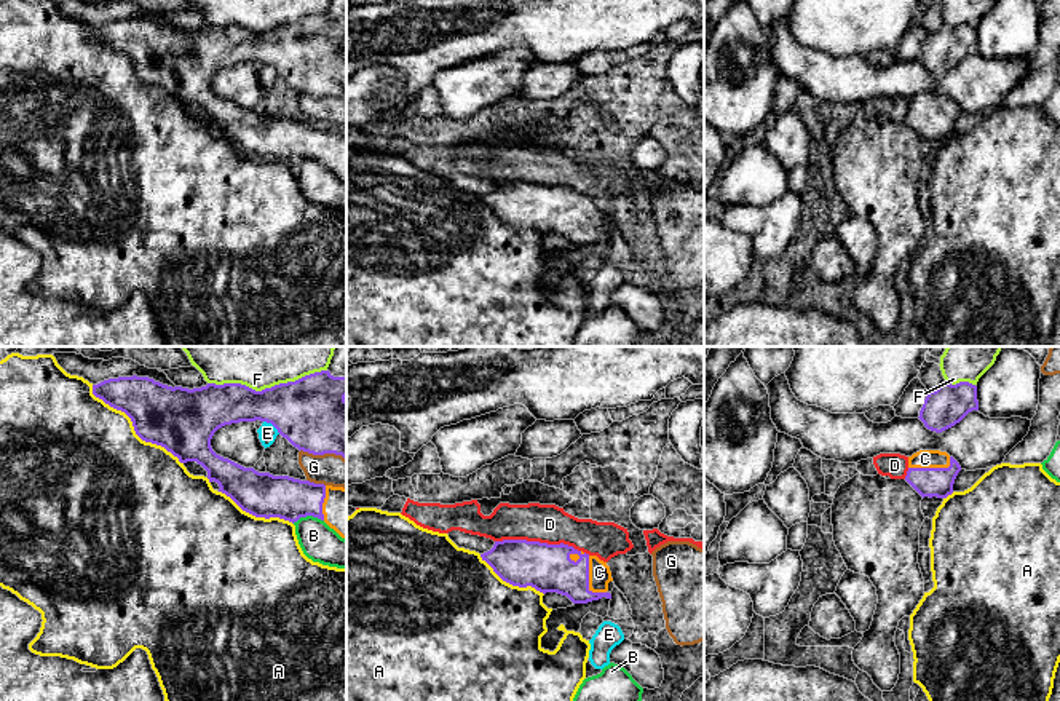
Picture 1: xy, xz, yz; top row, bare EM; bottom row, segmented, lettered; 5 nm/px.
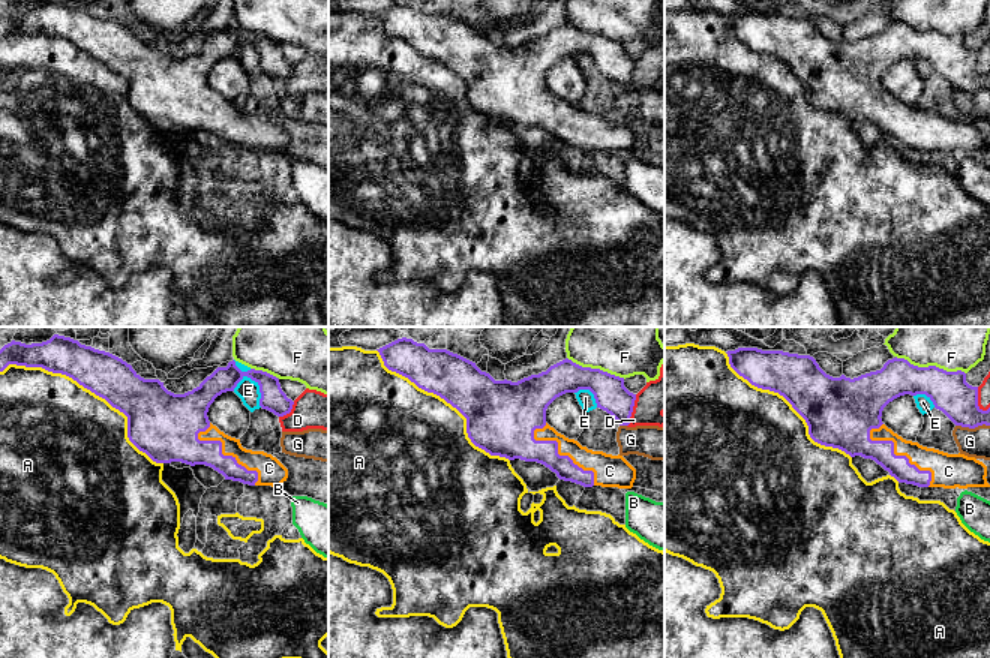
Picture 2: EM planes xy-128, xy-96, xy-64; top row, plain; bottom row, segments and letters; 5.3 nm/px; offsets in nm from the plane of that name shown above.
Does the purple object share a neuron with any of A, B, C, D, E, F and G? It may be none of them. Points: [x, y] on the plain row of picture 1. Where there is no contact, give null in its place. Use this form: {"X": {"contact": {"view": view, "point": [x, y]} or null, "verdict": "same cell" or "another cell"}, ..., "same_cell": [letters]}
{"A": {"contact": {"view": "xy", "point": [133, 67]}, "verdict": "another cell"}, "B": {"contact": {"view": "xy", "point": [307, 157]}, "verdict": "another cell"}, "C": {"contact": {"view": "xz", "point": [588, 222]}, "verdict": "same cell"}, "D": {"contact": {"view": "xz", "point": [538, 184]}, "verdict": "another cell"}, "E": {"contact": {"view": "xy", "point": [272, 66]}, "verdict": "another cell"}, "F": {"contact": {"view": "xy", "point": [267, 31]}, "verdict": "another cell"}, "G": {"contact": {"view": "xy", "point": [316, 126]}, "verdict": "another cell"}, "same_cell": ["C"]}

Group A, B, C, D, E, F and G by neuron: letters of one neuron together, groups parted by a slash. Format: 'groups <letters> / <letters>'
groups A / B / C / D / E / F / G

